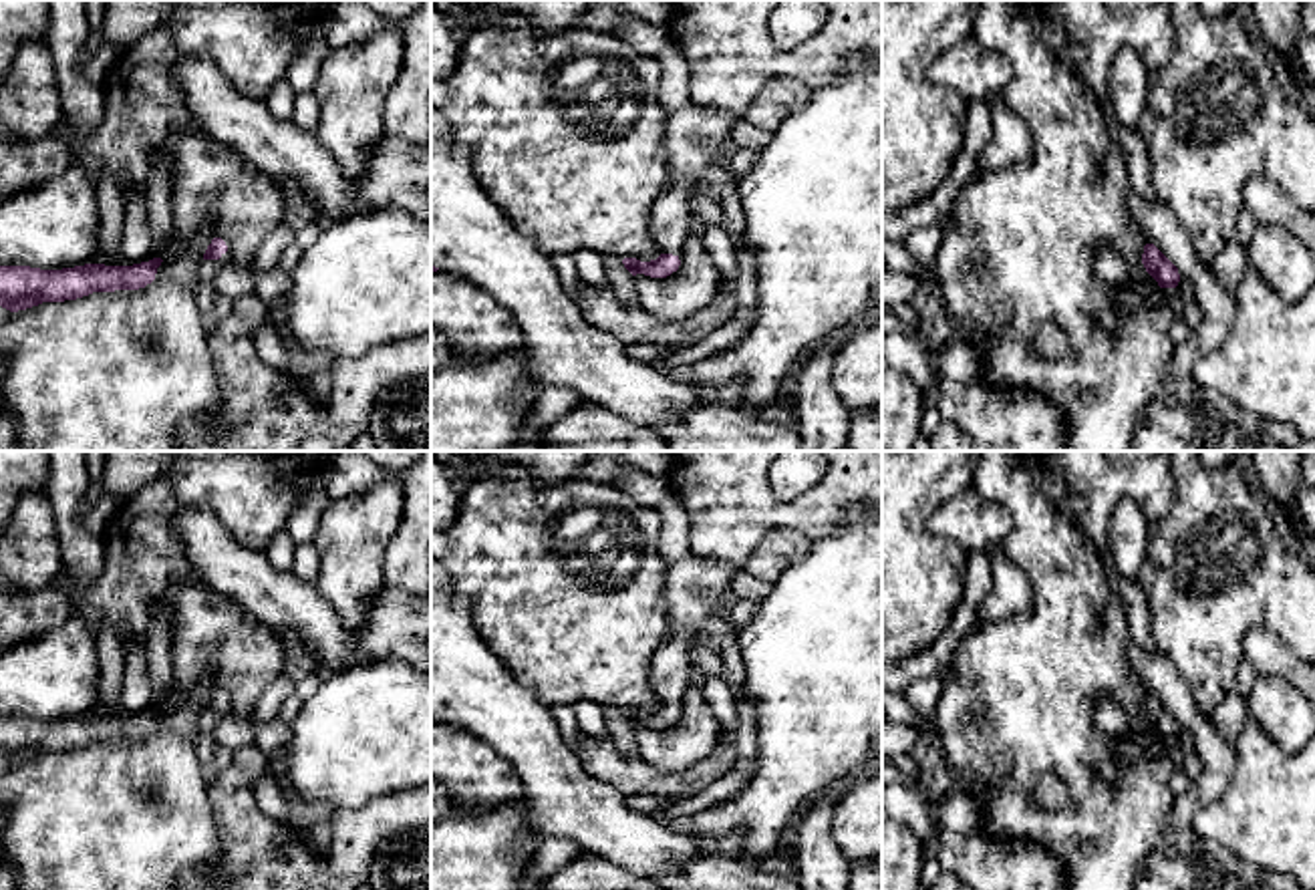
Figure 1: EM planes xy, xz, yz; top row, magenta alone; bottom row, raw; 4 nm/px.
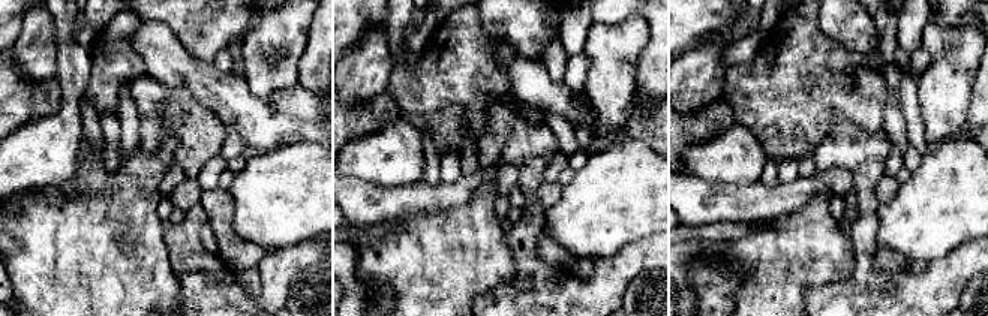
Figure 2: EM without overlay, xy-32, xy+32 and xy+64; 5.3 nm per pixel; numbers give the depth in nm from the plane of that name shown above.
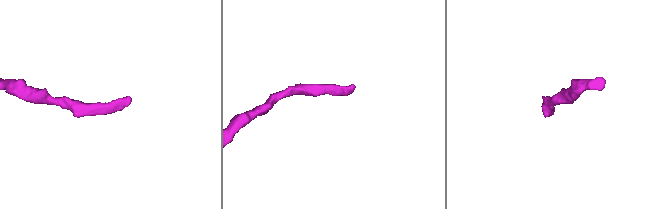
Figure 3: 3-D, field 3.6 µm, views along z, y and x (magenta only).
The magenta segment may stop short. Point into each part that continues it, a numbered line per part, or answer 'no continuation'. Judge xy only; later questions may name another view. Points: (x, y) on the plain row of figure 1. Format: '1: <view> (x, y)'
1: xy (208, 719)

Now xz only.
1: xz (693, 588)

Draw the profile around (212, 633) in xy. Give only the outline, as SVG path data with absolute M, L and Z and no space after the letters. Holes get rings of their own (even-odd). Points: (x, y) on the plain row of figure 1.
M177 582L167 594L169 622L173 630L173 679L177 687L193 687L201 675L209 673L215 689L228 697L230 713L238 717L254 715L254 707L284 669L284 644L288 638L256 620L232 596L207 584Z

